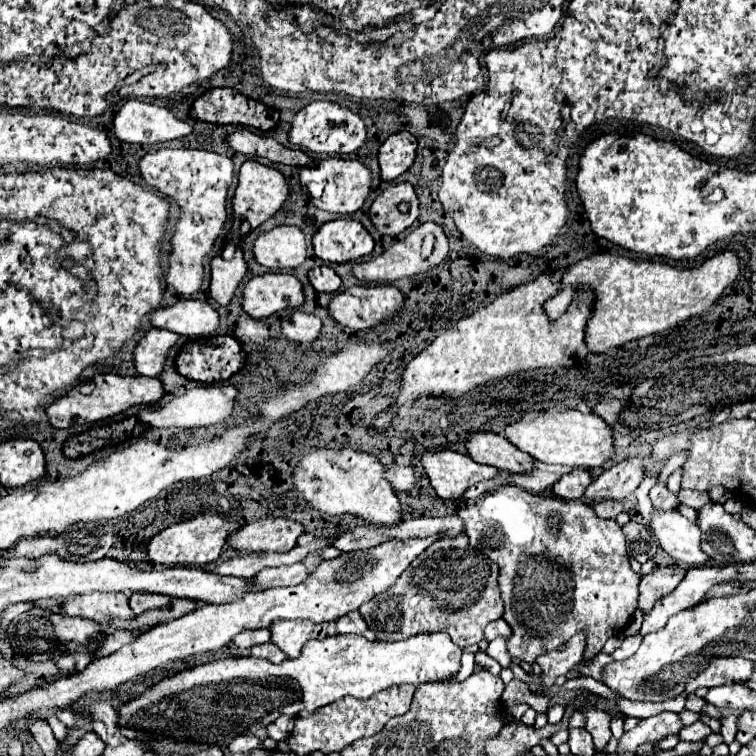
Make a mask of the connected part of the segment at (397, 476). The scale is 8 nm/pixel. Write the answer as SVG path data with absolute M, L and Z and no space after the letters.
M396 466L394 470L386 470L386 480L392 484L396 492L410 492L418 484L418 476L412 468Z

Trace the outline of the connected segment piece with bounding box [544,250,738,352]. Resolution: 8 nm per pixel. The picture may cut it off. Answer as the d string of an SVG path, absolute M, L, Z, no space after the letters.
M732 250L708 258L698 268L674 268L662 262L630 260L626 256L612 254L594 254L574 264L562 276L560 292L544 304L544 312L550 320L558 320L572 304L578 286L588 284L588 288L592 288L596 296L596 304L586 324L584 342L590 352L606 352L626 342L672 330L680 322L706 312L706 308L716 302L716 298L724 292L728 284L736 280L736 276L738 254Z

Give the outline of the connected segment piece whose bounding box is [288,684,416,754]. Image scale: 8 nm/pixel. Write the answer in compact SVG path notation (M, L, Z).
M402 684L400 688L388 688L388 692L378 692L372 700L358 700L354 696L344 696L338 702L322 706L314 712L300 712L294 718L294 730L288 736L288 746L296 754L312 754L312 752L340 752L342 748L350 746L360 738L368 738L378 734L390 718L402 716L408 712L416 686Z

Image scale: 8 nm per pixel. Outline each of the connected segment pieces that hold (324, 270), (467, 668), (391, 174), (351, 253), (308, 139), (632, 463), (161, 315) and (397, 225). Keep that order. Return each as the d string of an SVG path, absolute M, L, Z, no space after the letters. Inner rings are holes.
M320 266L320 268L314 268L310 270L310 282L312 286L318 290L318 292L336 292L340 286L342 286L342 280L338 278L338 274L328 268L328 266Z
M463 653L461 658L460 672L456 674L456 682L460 680L466 680L470 674L474 674L475 666L475 655L472 653Z
M410 132L392 134L380 146L380 154L378 154L382 180L392 182L398 176L402 176L414 164L416 148L418 148L418 142Z
M332 220L314 234L314 254L326 262L344 264L374 252L374 238L358 220Z
M310 102L292 120L288 138L294 146L302 150L312 150L318 154L352 154L366 142L366 124L350 108L336 102Z
M628 458L612 468L604 470L600 476L592 480L592 484L586 488L584 498L590 502L596 500L624 500L628 498L642 482L642 458Z
M178 300L174 306L158 308L152 316L152 326L166 328L180 336L208 338L220 328L218 312L206 300Z
M400 182L386 188L370 208L370 220L380 234L398 236L418 218L418 198L410 182ZM406 202L408 212L400 212L398 206Z

